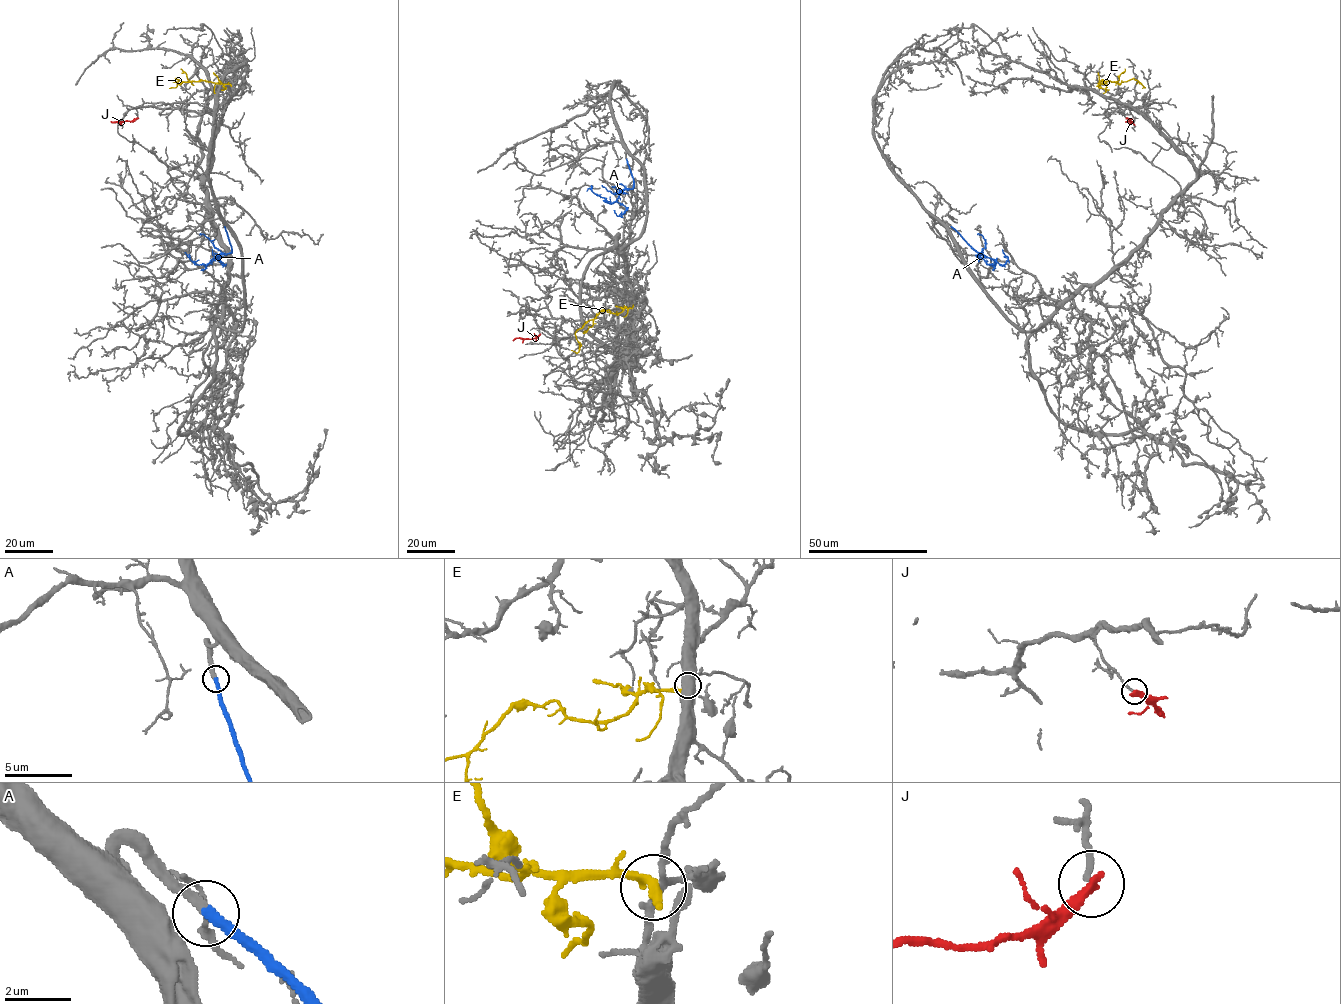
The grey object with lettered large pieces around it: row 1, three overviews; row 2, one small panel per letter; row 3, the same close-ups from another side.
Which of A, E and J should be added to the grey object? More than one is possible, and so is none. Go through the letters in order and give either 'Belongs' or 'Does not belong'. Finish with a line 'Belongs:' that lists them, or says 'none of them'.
A: Belongs
E: Does not belong
J: Does not belong
Belongs: A

